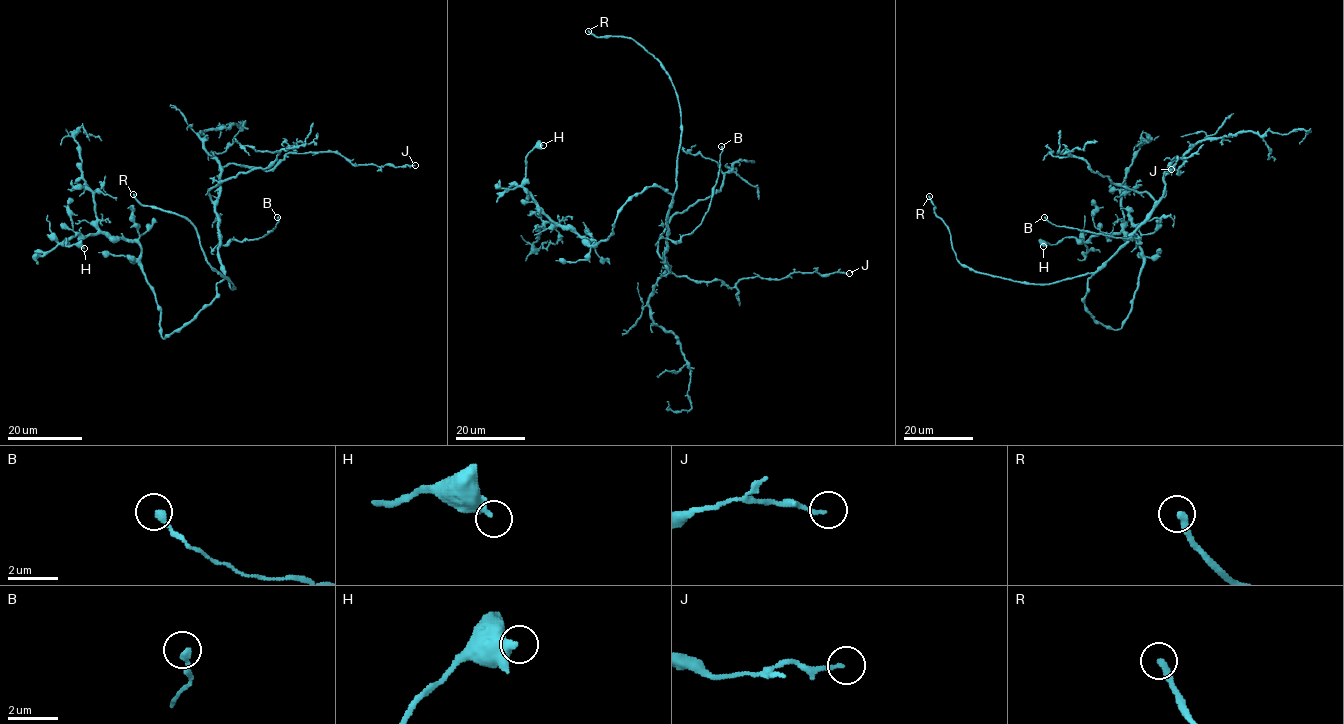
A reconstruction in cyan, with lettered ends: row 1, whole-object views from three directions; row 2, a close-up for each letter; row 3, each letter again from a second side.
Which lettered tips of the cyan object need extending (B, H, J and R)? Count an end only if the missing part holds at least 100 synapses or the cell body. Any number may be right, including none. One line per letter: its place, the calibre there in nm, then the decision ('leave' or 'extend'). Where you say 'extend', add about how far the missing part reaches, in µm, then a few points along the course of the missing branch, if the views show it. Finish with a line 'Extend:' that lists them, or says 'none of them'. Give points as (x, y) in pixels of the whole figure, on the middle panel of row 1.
B: at (721, 146); 240 nm thick; leave
H: at (543, 145); 440 nm thick; leave
J: at (849, 273); 140 nm thick; leave
R: at (588, 31); 280 nm thick; extend; about 40 µm are missing; missing branch runs (588, 31), (581, 24), (562, 21), (547, 32), (551, 37)
Extend: R

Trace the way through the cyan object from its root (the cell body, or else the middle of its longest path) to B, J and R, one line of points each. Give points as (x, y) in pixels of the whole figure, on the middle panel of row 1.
B: (665, 190), (672, 195), (667, 239), (678, 241), (701, 222), (707, 211), (718, 178), (721, 146)
J: (665, 190), (672, 207), (664, 259), (677, 276), (732, 287), (743, 279), (780, 279), (793, 272), (849, 273)
R: (665, 190), (673, 194), (676, 187), (681, 132), (671, 78), (631, 38), (596, 37), (588, 31)

